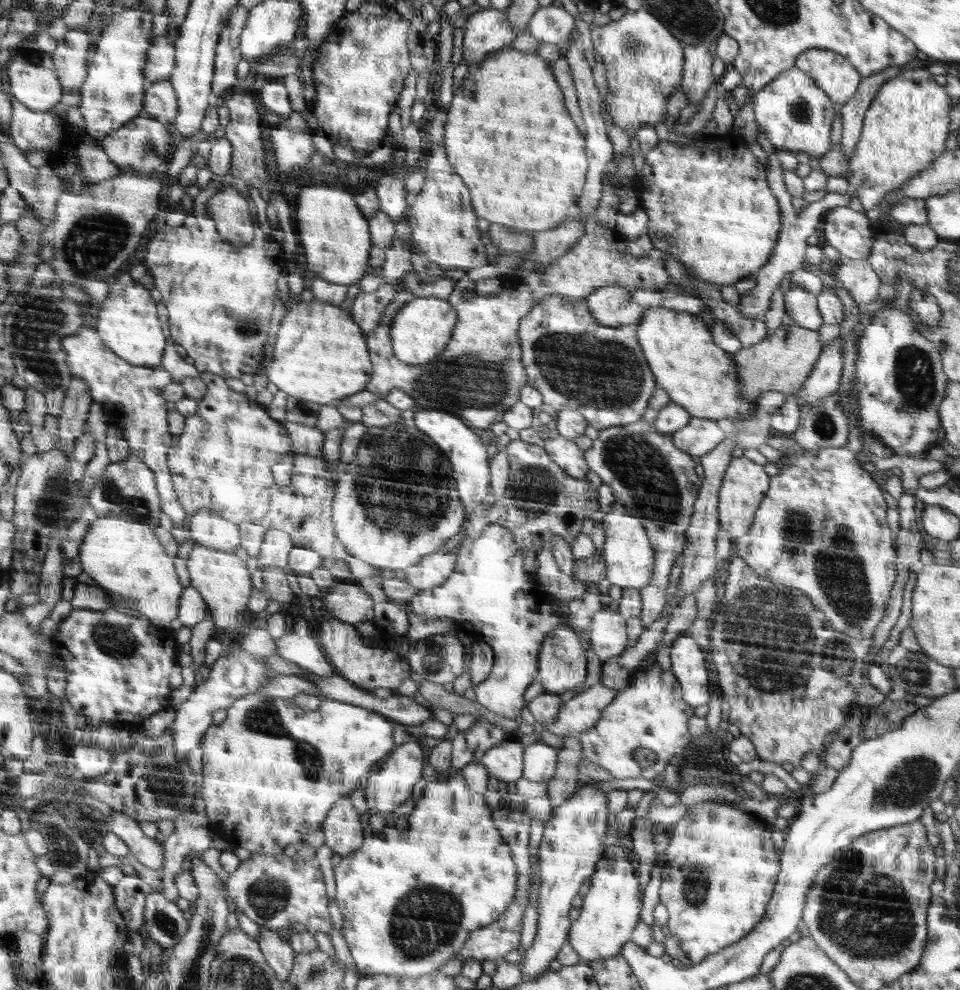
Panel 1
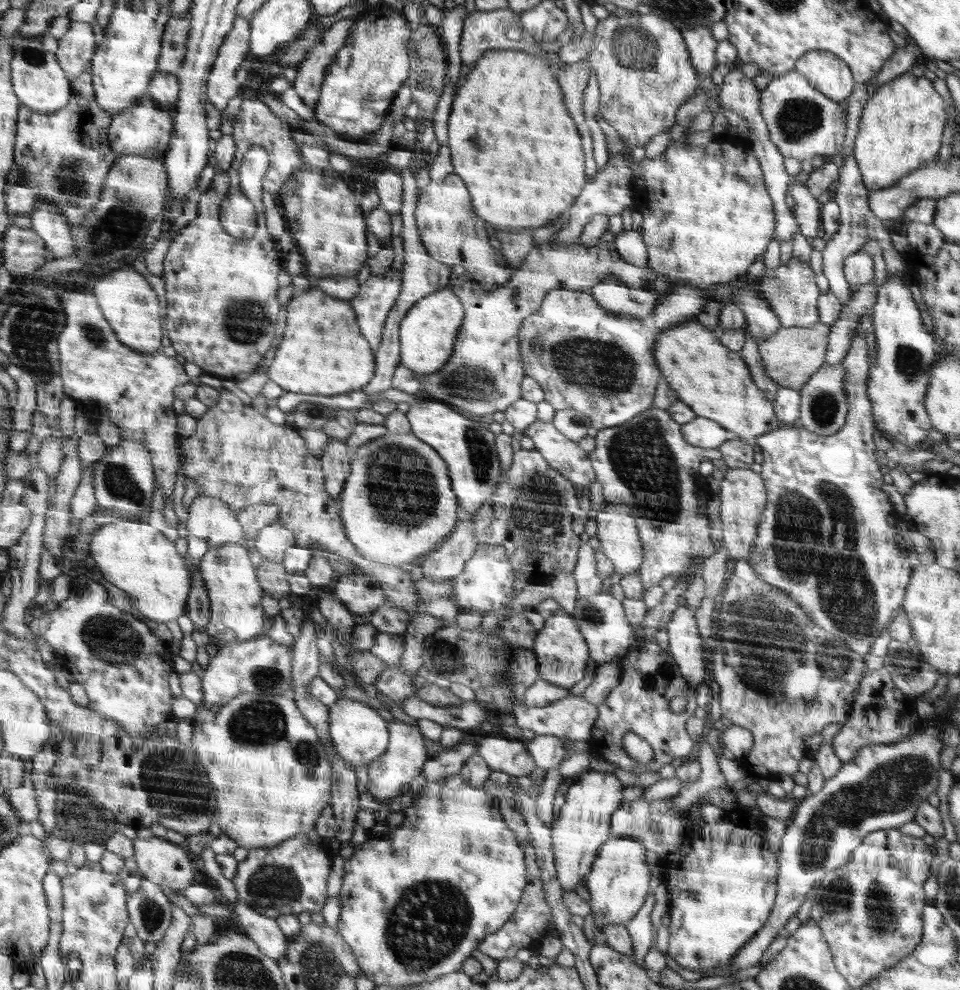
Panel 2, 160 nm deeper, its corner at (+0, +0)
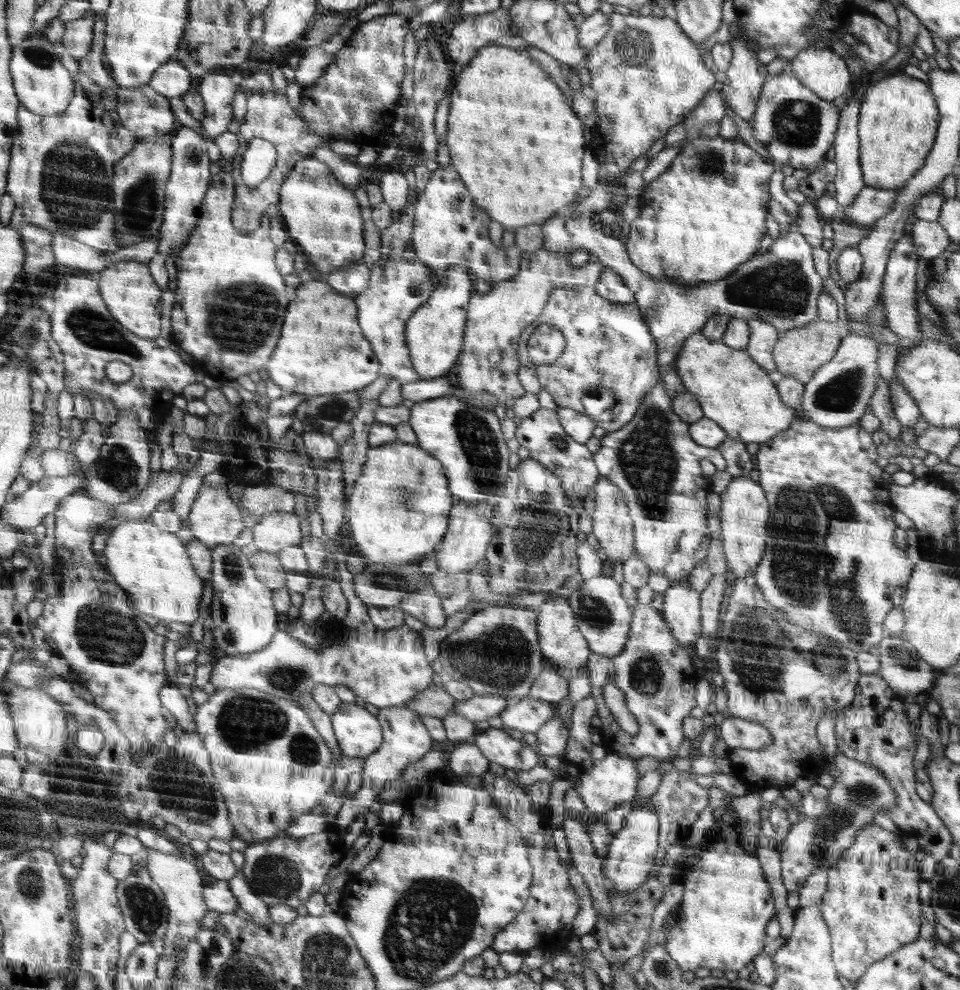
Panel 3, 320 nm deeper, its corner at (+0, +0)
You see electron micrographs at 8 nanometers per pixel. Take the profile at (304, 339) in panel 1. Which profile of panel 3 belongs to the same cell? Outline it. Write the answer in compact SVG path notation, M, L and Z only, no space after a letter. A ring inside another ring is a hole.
M323 278L302 283L296 298L288 304L284 336L280 336L276 356L265 365L265 374L284 394L308 397L355 391L374 383L383 369L374 356L371 341L360 334L358 314L355 299L335 292Z

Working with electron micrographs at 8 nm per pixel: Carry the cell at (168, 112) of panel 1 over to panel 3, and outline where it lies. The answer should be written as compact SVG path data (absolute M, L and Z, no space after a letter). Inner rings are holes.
M178 60L164 63L150 80L150 85L162 96L182 97L190 88L191 72Z

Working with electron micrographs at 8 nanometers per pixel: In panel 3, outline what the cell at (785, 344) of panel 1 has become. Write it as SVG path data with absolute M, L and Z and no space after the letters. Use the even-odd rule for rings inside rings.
M818 318L806 327L786 331L778 337L773 348L776 375L797 378L802 384L810 382L815 372L834 358L836 351L842 346L842 340L842 326L838 320L825 321Z

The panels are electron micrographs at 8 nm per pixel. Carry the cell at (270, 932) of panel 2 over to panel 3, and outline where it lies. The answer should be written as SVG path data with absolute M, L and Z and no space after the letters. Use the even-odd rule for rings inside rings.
M240 870L230 880L227 880L227 883L238 901L239 908L253 917L252 922L260 926L272 924L272 920L269 918L269 908L251 889L249 882L246 882L245 876Z

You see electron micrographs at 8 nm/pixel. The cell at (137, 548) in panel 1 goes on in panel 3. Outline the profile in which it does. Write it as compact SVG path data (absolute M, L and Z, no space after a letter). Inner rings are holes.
M149 518L126 521L113 528L102 554L106 557L107 570L111 577L116 580L116 584L120 584L132 595L137 611L144 613L145 616L148 614L154 616L162 624L166 622L167 629L170 622L192 625L198 618L198 604L202 598L202 578L191 563L186 545L174 533L164 531Z

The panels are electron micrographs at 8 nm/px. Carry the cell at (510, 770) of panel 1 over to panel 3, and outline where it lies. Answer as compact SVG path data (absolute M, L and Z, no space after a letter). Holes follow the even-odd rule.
M490 727L485 731L477 731L472 742L488 761L496 762L505 769L530 771L542 764L542 757L535 747L512 738L503 729Z

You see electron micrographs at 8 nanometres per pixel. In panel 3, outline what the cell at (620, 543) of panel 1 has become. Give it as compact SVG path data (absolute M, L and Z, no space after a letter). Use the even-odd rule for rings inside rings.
M599 477L594 486L594 512L592 534L596 536L600 546L604 548L611 561L624 562L636 554L634 547L634 521L631 519L630 509L627 507L624 493L611 481L604 477Z

